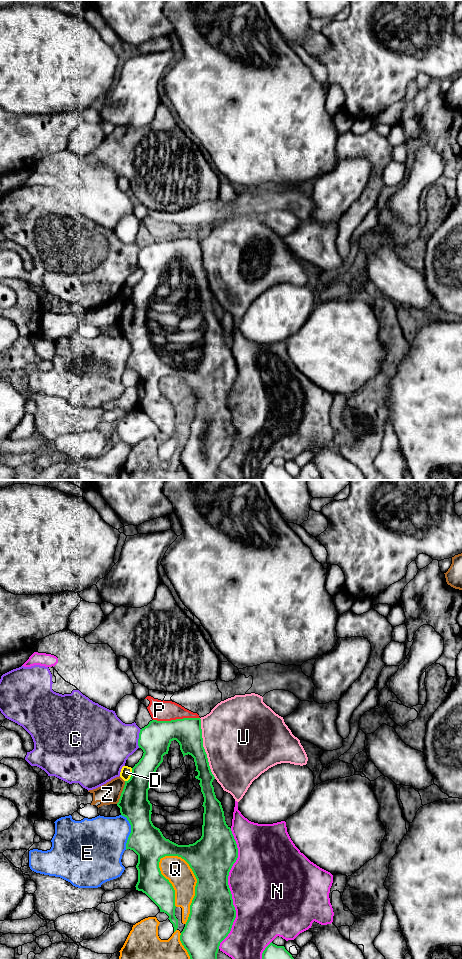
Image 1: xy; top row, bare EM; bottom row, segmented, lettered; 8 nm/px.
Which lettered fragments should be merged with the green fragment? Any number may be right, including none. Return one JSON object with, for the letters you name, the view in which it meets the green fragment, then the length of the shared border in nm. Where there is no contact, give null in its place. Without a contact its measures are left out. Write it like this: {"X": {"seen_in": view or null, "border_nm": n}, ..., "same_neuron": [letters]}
{"same_neuron": []}

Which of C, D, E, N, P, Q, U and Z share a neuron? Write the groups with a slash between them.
C / D / E / N / P / Q / U / Z

